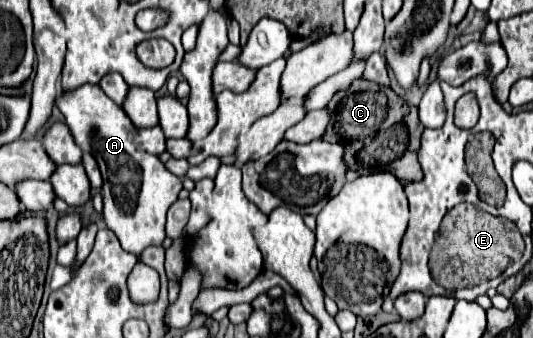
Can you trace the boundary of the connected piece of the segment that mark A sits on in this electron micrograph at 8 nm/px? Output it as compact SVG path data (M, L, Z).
M99 85L63 91L55 103L65 117L75 143L99 163L103 175L101 193L105 225L119 237L123 249L129 253L139 255L145 247L161 245L165 239L165 215L183 189L181 179L169 173L159 157L141 149L135 125Z

